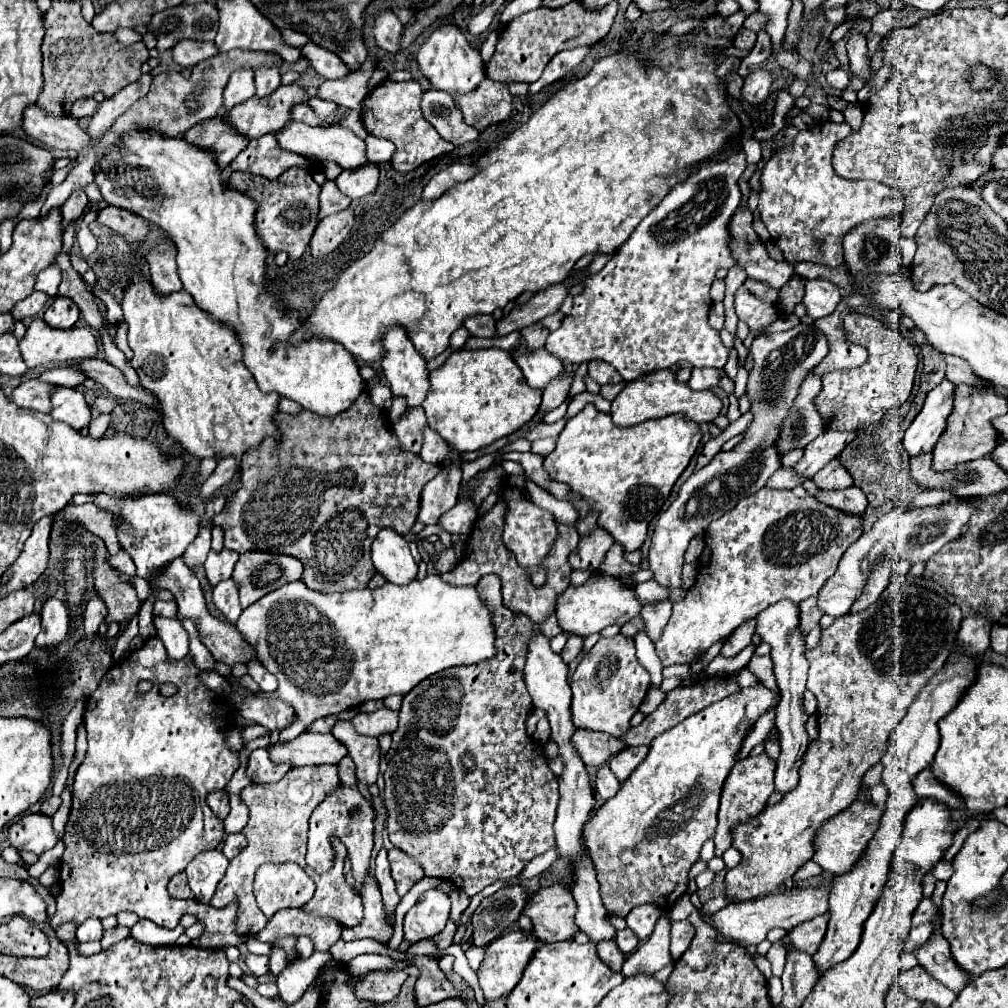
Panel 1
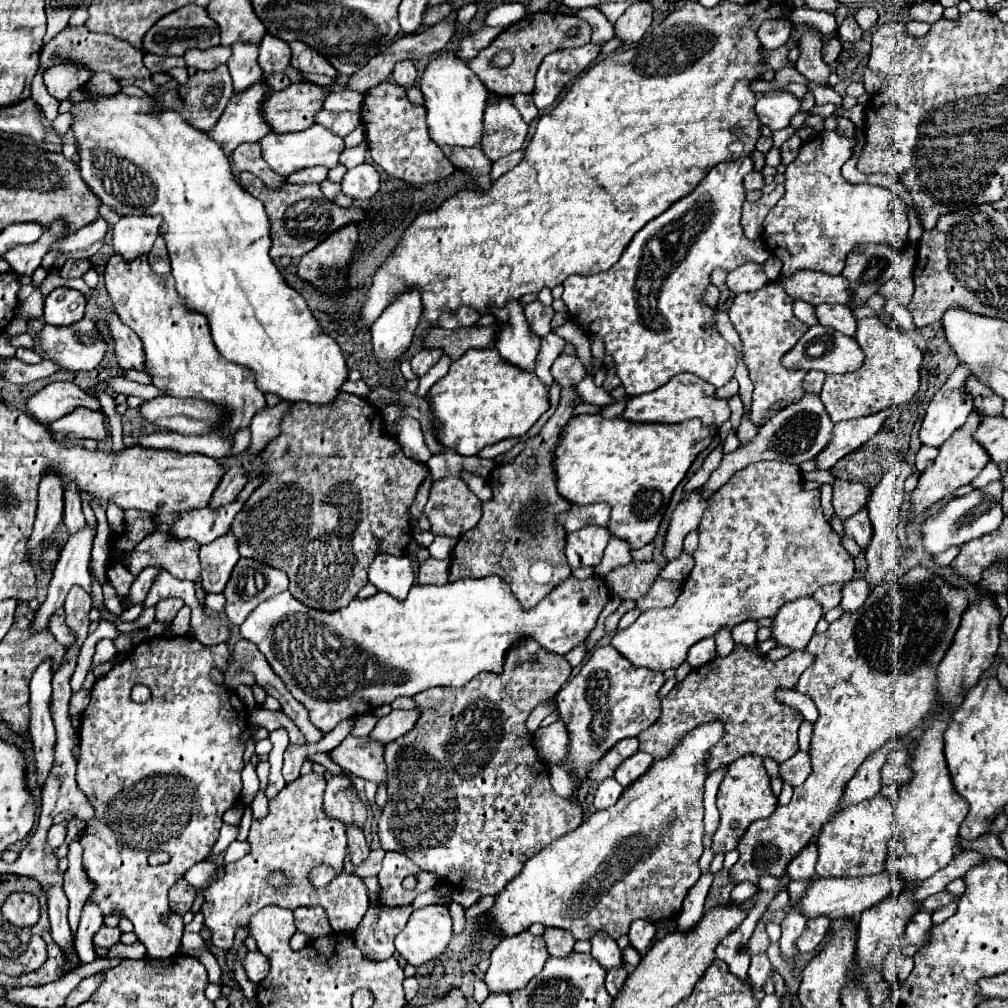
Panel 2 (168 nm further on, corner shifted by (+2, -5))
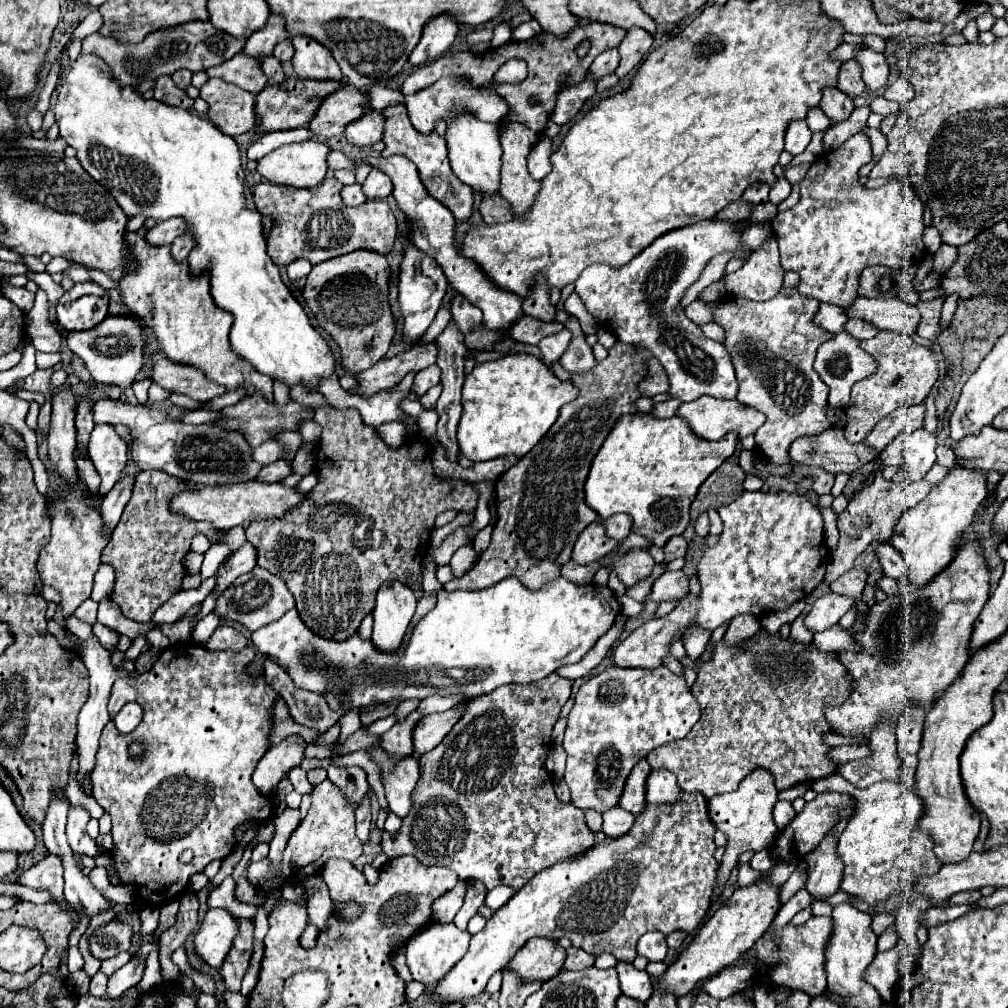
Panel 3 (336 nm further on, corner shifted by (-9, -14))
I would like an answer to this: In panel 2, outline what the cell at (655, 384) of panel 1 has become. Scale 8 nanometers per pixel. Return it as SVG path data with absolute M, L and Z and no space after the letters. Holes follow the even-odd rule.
M678 374L670 382L666 382L666 386L660 386L654 392L630 398L626 402L622 418L630 420L630 422L638 422L638 424L648 424L648 422L676 424L676 422L682 422L682 420L700 418L704 426L720 428L730 418L730 408L728 408L726 400L718 400L714 396L714 386L710 386L708 382L702 382L694 374Z

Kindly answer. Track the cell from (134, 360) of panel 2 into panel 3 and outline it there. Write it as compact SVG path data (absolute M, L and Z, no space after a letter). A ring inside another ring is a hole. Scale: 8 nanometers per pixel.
M161 353L153 355L153 363L155 363L153 381L165 389L183 393L183 395L199 399L199 401L209 401L209 399L225 393L225 389L217 387L217 383L209 383L209 379L205 379L205 375L201 375L201 371L187 367L187 365L171 363Z

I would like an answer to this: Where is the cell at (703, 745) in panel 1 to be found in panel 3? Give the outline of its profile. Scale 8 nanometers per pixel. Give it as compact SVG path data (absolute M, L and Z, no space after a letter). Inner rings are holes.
M683 793L683 795L681 795L681 801L675 803L675 805L647 805L645 811L635 819L635 825L633 825L633 829L631 829L627 835L617 837L617 839L605 839L599 847L591 847L587 853L583 853L583 855L579 855L579 857L575 857L575 859L555 863L553 867L549 867L549 869L537 873L525 887L521 887L501 909L497 909L497 911L493 913L493 917L487 921L487 927L485 927L483 931L479 931L477 935L471 937L471 941L469 941L469 951L465 953L465 957L461 959L461 963L457 963L457 967L453 967L453 971L451 971L449 975L445 975L445 979L435 987L431 999L433 999L435 1003L447 1005L447 1003L463 1003L463 999L473 999L473 997L477 997L479 993L485 991L485 985L487 985L487 981L491 979L491 975L493 975L495 971L503 971L503 969L509 965L509 961L515 957L515 953L517 953L517 951L527 943L527 939L531 939L531 937L547 937L547 939L561 939L561 937L567 937L567 939L573 943L573 947L579 947L579 949L583 949L583 951L587 951L587 953L591 953L591 955L611 953L611 955L615 955L619 961L633 963L635 957L637 957L635 945L637 945L637 939L639 939L643 933L647 933L647 931L661 931L661 933L667 933L667 935L673 933L673 931L693 933L693 931L699 927L699 923L701 923L701 919L703 919L703 915L705 915L705 911L707 911L707 907L709 907L709 903L711 903L711 897L713 897L713 889L715 889L715 875L717 875L719 863L717 863L715 857L713 857L713 853L715 853L713 833L715 833L715 825L713 825L711 819L709 819L707 801L705 801L705 797L701 797L699 793Z

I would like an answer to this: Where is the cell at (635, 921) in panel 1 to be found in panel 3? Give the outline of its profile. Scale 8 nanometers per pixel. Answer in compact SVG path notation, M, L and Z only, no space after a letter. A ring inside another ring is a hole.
M645 933L637 943L639 955L643 955L647 961L663 961L667 957L667 949L669 947L663 933Z

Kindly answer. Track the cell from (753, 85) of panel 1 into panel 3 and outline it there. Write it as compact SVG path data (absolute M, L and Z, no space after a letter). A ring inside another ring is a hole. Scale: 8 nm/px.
M793 121L787 127L787 135L785 135L785 151L791 155L799 155L805 151L805 147L811 141L811 131L807 127L805 121Z

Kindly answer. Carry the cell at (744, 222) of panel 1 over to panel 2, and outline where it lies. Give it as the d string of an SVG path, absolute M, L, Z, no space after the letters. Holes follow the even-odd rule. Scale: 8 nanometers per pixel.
M798 270L798 274L790 274L790 276L780 274L778 284L784 286L790 298L804 300L814 306L822 302L830 302L830 304L848 302L848 282L842 276Z

